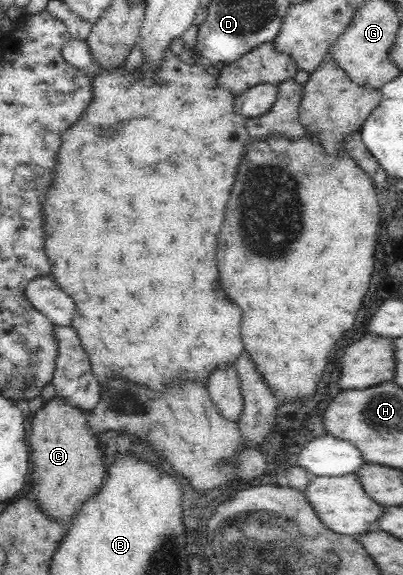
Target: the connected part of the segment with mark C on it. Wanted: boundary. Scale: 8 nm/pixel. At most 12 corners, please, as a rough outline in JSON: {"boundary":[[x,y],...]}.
{"boundary":[[90,410],[33,415],[29,496],[69,524],[106,472]]}

